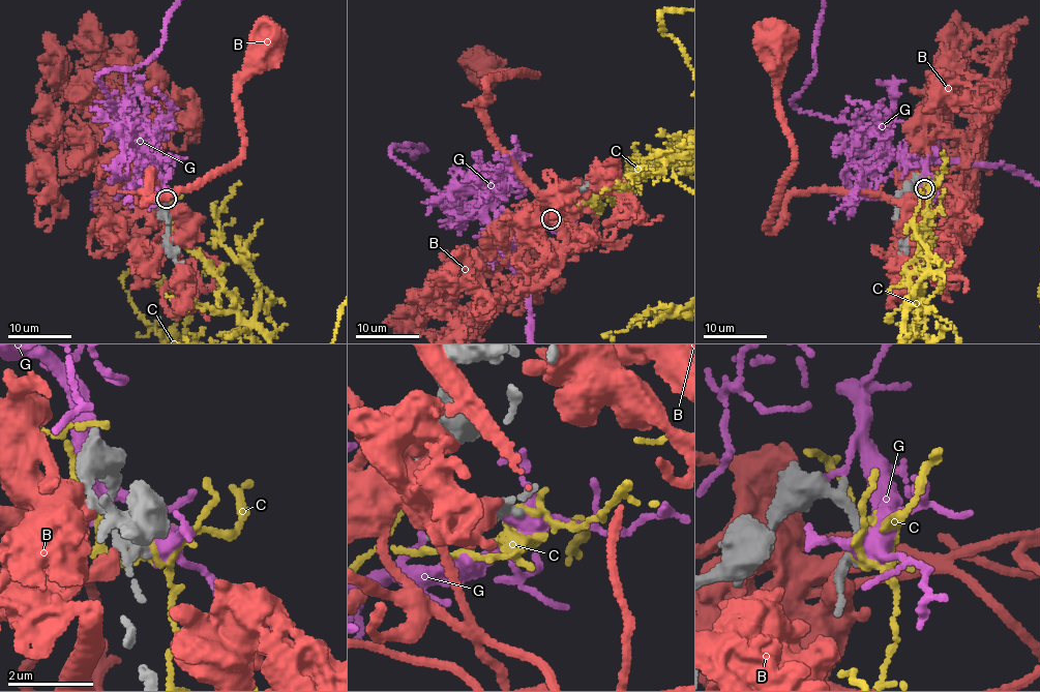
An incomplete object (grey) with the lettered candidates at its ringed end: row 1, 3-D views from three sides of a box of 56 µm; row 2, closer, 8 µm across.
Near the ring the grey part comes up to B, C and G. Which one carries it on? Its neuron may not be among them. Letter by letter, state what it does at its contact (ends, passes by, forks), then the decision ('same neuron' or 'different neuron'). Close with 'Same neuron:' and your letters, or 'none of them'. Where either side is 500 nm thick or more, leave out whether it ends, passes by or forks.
B: it ends; different neuron
C: it forks; different neuron
G: it forks; different neuron
Same neuron: none of them

